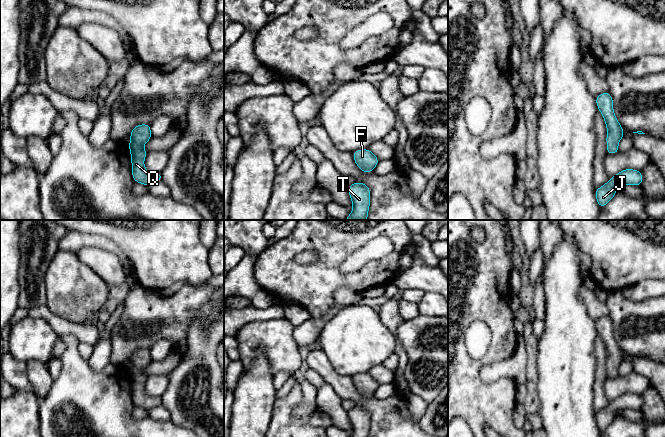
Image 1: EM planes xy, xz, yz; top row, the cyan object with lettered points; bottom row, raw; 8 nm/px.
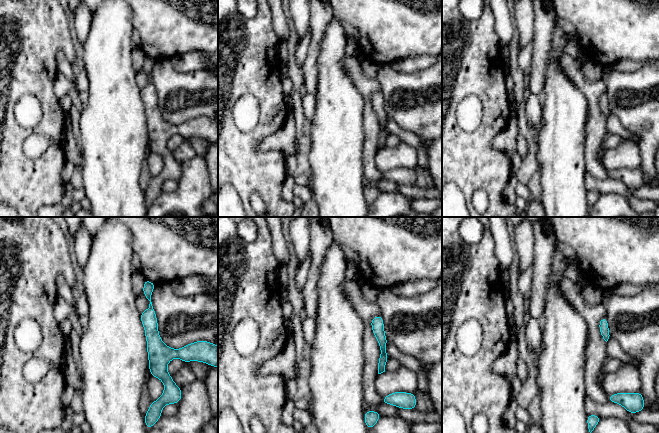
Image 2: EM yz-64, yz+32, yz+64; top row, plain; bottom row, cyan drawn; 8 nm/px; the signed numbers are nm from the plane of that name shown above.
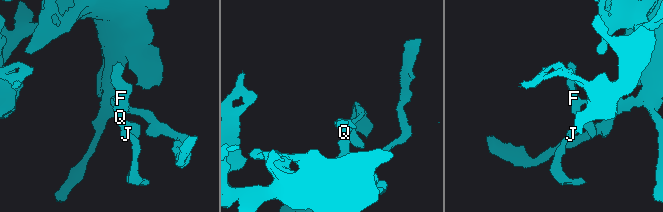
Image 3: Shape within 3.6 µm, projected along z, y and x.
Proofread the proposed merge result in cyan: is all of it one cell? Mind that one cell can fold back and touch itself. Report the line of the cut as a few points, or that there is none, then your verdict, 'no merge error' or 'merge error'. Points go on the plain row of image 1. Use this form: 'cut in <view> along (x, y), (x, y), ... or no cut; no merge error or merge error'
no cut; no merge error

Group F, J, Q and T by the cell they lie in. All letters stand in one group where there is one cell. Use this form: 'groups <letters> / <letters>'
groups F J Q T

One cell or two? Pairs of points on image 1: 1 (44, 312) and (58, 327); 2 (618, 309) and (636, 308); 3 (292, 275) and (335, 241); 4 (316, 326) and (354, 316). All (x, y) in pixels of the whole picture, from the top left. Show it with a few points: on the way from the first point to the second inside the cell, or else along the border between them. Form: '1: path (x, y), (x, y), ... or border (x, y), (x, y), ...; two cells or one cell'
1: path (48, 316), (55, 323); one cell
2: path (622, 311), (632, 311); one cell
3: path (305, 275), (309, 275), (330, 254); one cell
4: border (341, 308), (323, 326), (317, 338); two cells

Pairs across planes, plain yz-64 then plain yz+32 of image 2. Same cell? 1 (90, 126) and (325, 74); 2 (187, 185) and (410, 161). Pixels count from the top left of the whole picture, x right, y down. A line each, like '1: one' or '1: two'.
1: one
2: two

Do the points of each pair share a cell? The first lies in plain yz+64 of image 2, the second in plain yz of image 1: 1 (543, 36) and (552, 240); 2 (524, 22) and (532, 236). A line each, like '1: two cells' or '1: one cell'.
1: one cell
2: one cell

